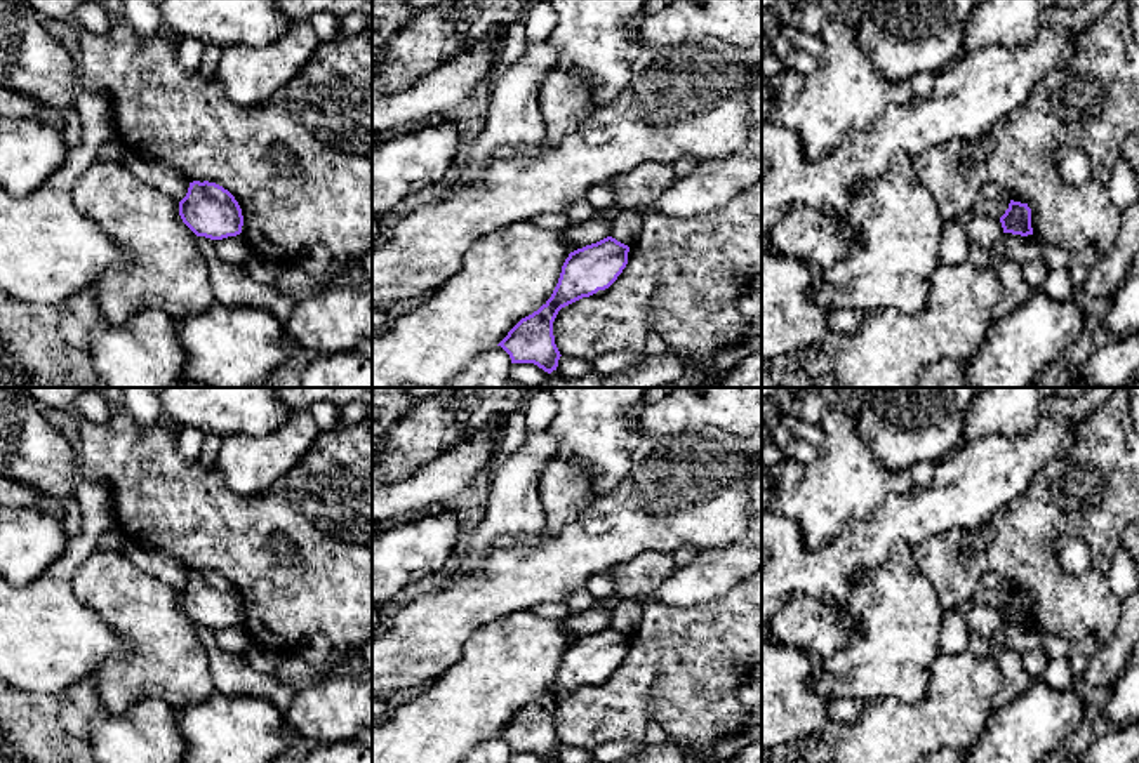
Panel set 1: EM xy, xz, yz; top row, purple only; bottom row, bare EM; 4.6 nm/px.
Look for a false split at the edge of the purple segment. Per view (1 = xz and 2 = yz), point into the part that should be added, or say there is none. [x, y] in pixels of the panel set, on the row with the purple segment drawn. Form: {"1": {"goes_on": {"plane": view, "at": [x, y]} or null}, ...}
{"1": {"goes_on": null}, "2": {"goes_on": null}}

